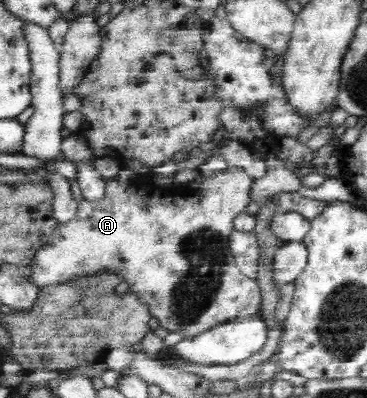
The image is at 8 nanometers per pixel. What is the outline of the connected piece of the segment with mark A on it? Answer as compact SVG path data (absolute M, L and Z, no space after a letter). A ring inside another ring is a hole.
M229 166L226 171L202 178L202 185L190 193L176 193L176 189L172 189L172 199L168 189L157 189L144 179L137 178L126 185L116 181L116 178L108 179L100 201L78 201L74 219L58 224L50 239L38 248L31 264L30 280L41 288L66 283L72 278L99 274L118 276L148 306L151 317L160 322L159 327L169 333L180 333L182 339L194 339L223 322L255 316L261 310L262 303L259 285L236 268L229 246L230 234L235 230L234 217L246 211L252 201L254 179L237 166Z

